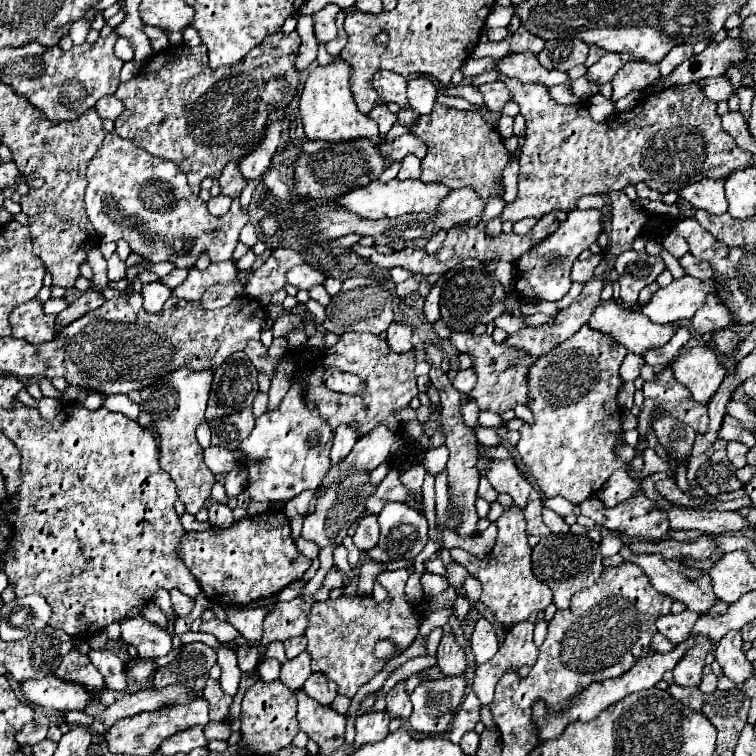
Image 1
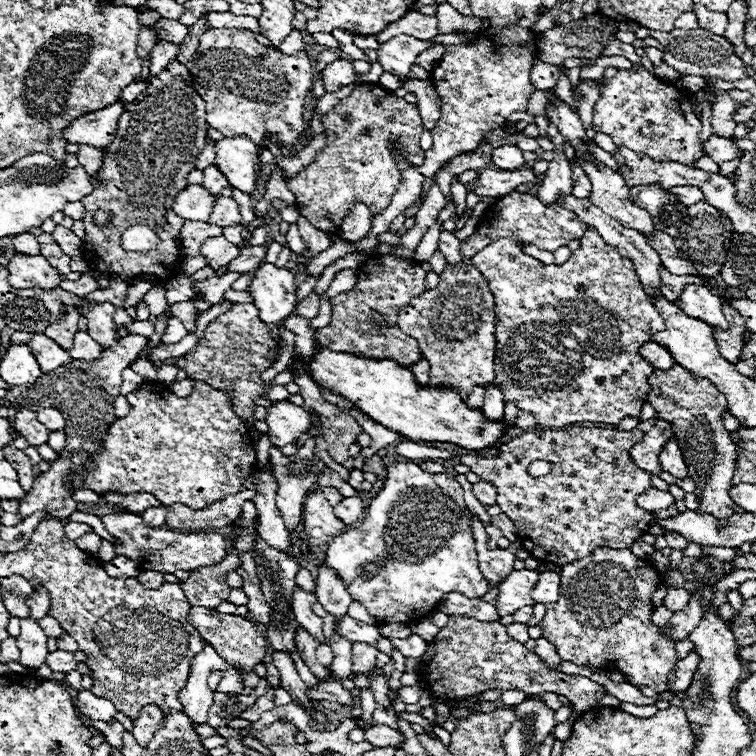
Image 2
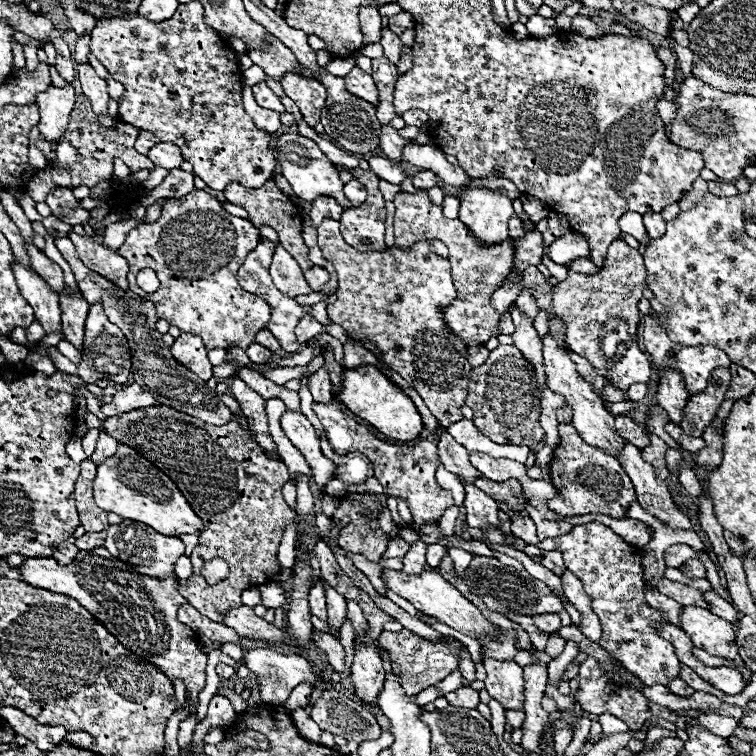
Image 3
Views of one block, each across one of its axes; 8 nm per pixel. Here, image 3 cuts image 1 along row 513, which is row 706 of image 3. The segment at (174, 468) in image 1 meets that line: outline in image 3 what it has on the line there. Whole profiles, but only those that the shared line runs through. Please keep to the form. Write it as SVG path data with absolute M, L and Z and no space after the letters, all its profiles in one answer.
M106 548L80 550L74 562L68 566L60 566L54 558L28 558L20 566L20 572L22 578L36 588L46 588L50 592L76 598L130 652L148 658L148 662L158 666L172 682L184 682L188 690L190 714L186 720L180 722L178 744L188 746L192 732L198 724L198 694L206 686L206 654L200 650L196 632L186 624L178 622L178 608L188 600L178 592L176 574L170 572L164 578L148 578L144 574L134 572L122 560L114 558Z

